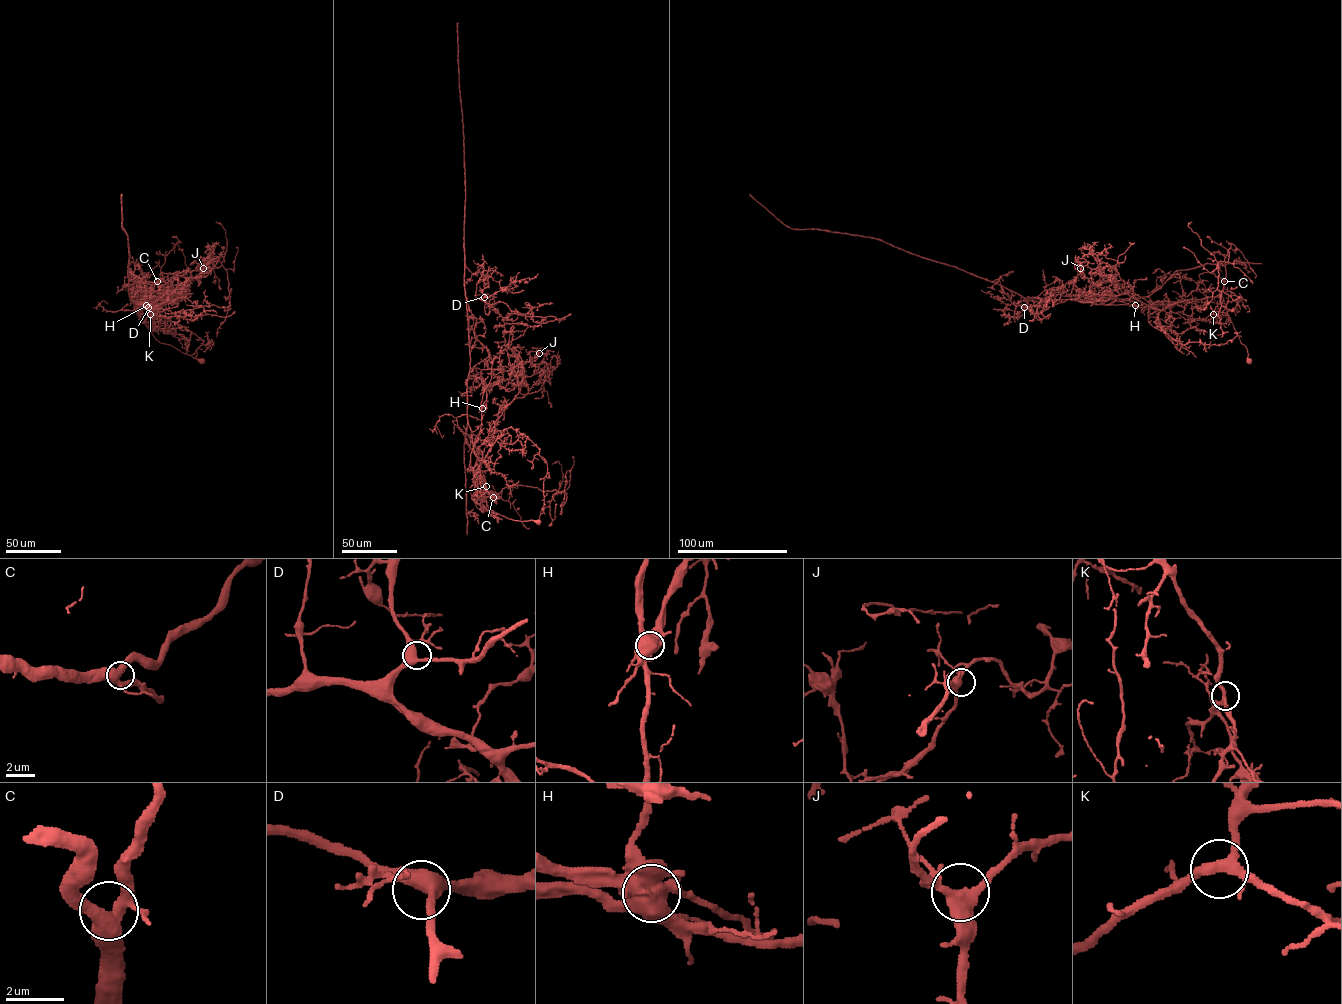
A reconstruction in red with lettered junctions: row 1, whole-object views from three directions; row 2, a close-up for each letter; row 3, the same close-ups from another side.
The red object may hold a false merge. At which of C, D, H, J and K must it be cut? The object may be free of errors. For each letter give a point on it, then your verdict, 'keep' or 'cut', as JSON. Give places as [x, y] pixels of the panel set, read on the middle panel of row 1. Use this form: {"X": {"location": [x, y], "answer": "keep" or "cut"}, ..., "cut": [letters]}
{"C": {"location": [493, 497], "answer": "keep"}, "D": {"location": [484, 297], "answer": "keep"}, "H": {"location": [482, 408], "answer": "cut"}, "J": {"location": [539, 353], "answer": "keep"}, "K": {"location": [486, 486], "answer": "keep"}, "cut": ["H"]}

